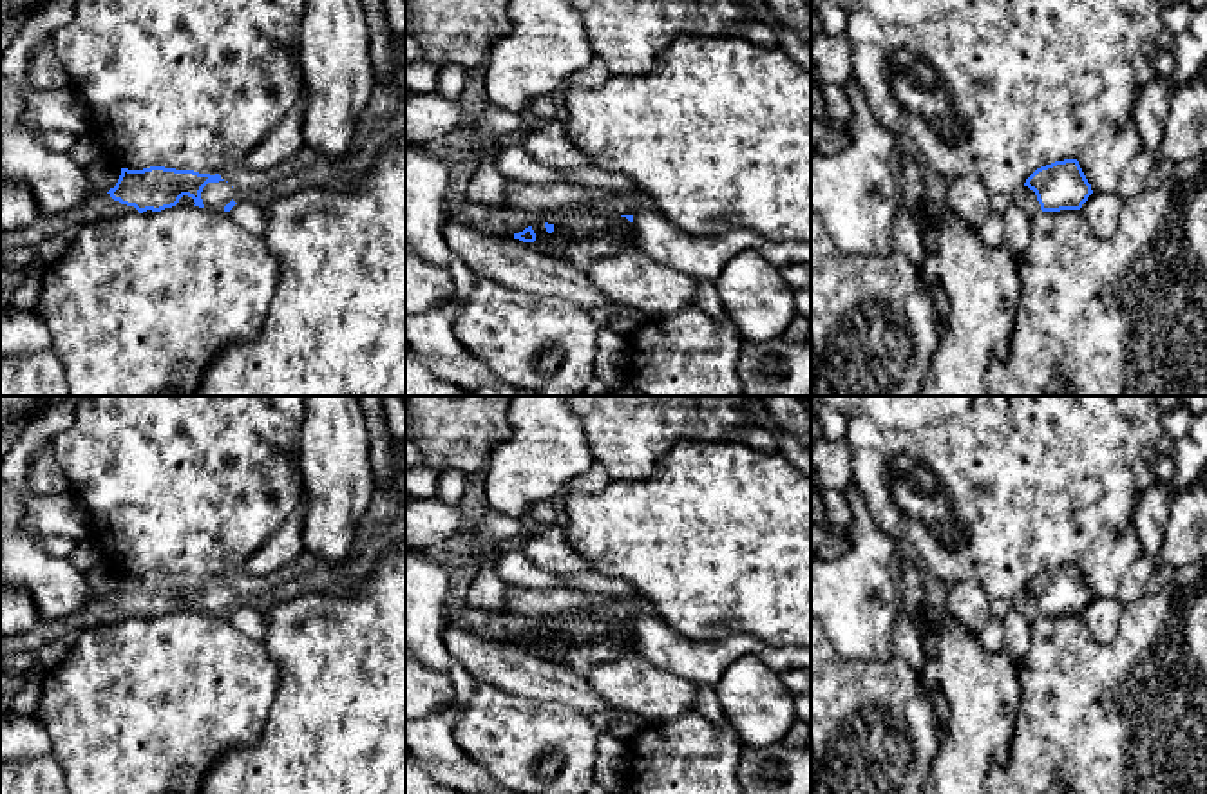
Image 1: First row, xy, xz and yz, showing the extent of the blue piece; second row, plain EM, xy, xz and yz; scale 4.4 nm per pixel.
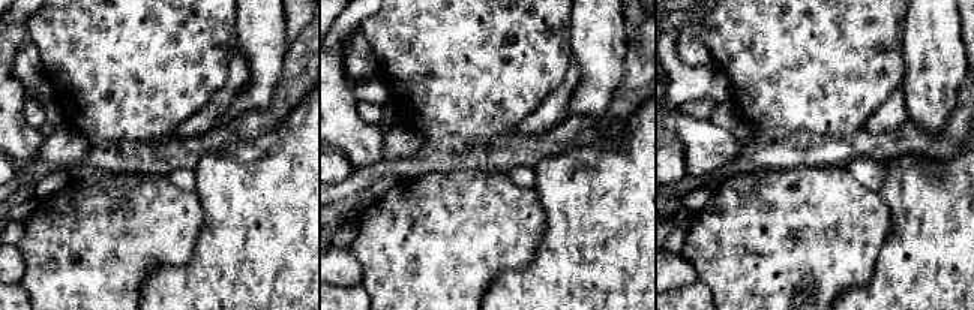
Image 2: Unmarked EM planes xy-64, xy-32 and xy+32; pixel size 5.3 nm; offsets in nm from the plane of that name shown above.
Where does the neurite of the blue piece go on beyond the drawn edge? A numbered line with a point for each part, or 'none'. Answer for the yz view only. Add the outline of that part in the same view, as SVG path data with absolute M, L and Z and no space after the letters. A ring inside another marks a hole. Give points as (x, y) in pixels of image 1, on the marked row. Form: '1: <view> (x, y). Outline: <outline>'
1: yz (1025, 198). Outline: M1021 186L1017 192L1012 194L1013 203L1022 208L1030 217L1041 212L1041 204L1037 195L1028 186Z

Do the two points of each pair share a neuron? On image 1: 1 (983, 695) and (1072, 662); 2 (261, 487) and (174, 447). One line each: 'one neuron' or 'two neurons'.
1: two neurons
2: one neuron

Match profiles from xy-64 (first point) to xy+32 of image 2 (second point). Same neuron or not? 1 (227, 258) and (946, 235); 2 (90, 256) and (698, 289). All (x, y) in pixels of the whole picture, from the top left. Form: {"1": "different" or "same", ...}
{"1": "same", "2": "different"}

